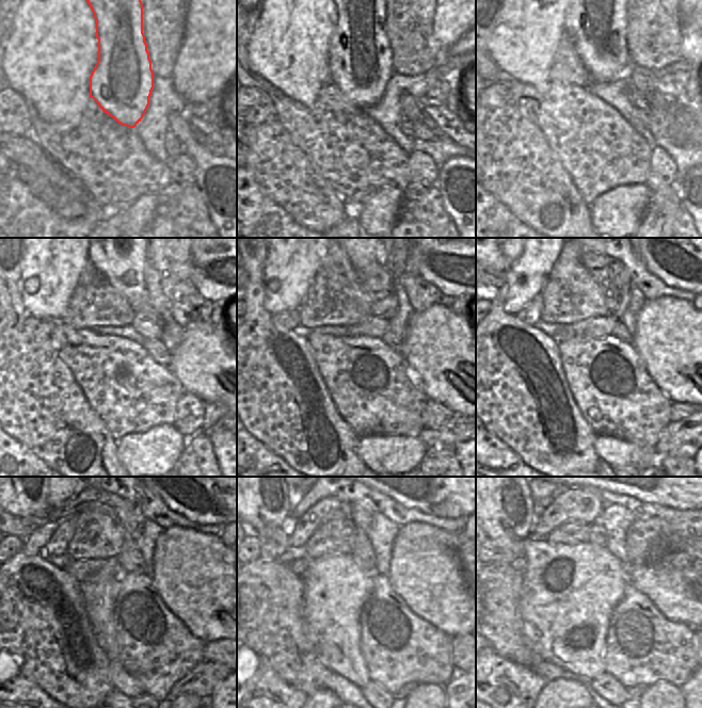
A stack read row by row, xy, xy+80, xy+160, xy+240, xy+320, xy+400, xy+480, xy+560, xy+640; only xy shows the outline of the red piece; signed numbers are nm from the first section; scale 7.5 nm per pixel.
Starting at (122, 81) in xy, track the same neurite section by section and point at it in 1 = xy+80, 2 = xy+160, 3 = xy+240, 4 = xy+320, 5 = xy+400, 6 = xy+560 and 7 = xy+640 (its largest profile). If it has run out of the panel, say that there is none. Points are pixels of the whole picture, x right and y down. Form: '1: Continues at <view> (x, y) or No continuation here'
1: Continues at xy+80 (360, 58)
2: Continues at xy+160 (596, 20)
3: Continues at xy+240 (122, 259)
4: Continues at xy+320 (361, 259)
5: No continuation here
6: No continuation here
7: No continuation here.

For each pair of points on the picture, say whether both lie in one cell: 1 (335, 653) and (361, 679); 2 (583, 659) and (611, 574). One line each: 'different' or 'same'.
1: same
2: same

